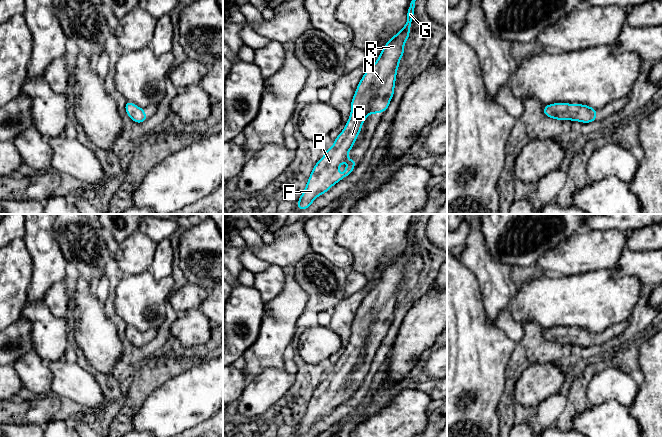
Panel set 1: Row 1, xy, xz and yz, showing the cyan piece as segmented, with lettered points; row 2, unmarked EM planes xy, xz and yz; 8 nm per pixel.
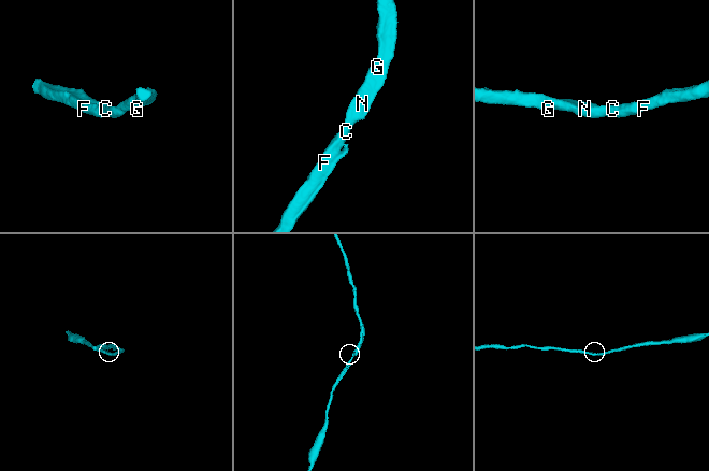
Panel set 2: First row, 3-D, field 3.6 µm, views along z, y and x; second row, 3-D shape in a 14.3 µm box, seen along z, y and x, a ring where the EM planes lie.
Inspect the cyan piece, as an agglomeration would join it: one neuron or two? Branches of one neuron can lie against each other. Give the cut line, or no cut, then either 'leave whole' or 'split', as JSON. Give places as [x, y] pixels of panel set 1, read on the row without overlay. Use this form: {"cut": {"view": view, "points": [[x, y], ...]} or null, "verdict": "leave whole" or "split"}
{"cut": null, "verdict": "leave whole"}

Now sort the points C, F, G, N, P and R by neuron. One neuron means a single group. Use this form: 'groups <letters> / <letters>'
groups C F G N P R

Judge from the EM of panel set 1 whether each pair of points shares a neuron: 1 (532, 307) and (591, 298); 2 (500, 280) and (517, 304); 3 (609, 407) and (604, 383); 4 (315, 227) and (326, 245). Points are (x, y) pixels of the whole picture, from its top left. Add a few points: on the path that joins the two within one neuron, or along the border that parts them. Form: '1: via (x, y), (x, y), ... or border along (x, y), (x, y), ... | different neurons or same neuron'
1: via (547, 301), (576, 301) | same neuron
2: border along (517, 285), (517, 291), (507, 307) | different neurons
3: border along (590, 405), (615, 400), (627, 408) | different neurons
4: via (319, 231), (322, 241) | same neuron

